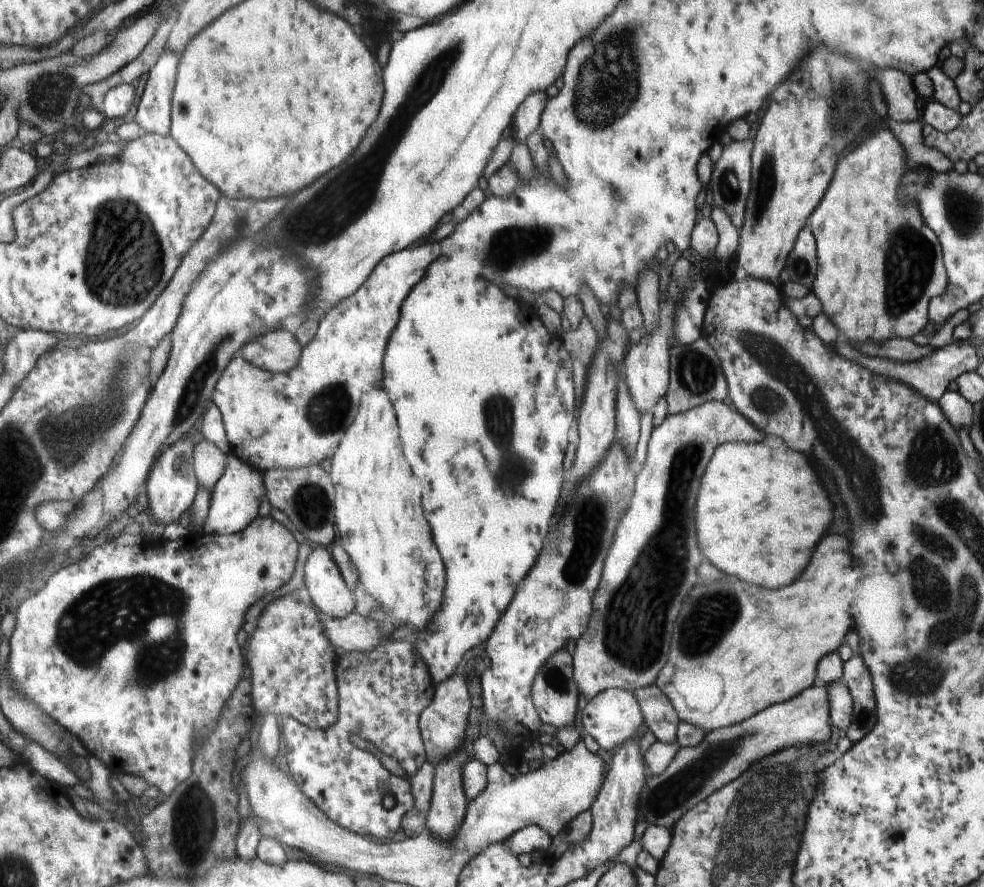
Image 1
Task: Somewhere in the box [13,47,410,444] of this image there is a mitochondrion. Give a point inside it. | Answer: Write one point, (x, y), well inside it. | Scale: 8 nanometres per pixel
(124, 263)

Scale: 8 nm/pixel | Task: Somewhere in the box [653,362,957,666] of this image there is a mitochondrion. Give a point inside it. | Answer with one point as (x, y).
(710, 617)

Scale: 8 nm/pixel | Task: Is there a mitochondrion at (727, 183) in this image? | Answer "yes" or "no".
yes

